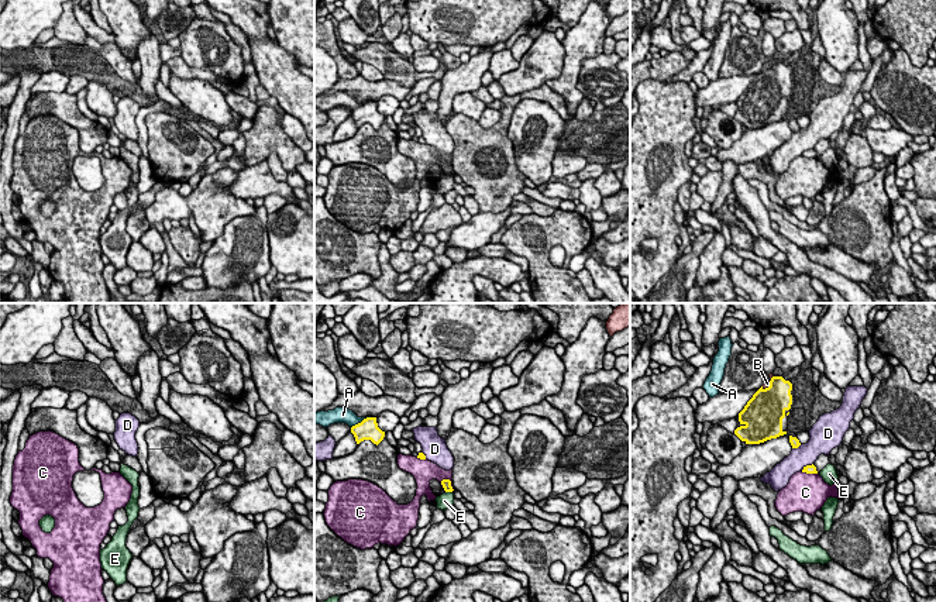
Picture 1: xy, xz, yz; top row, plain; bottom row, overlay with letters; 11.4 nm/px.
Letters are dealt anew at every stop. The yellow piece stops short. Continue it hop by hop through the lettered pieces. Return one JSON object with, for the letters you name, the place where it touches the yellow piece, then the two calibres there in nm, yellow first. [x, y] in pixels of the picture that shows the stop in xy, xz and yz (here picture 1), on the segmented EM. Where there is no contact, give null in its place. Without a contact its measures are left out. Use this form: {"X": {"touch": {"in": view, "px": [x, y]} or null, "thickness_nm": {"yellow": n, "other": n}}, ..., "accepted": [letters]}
{"B": {"touch": {"in": "yz", "px": [770, 384]}, "thickness_nm": {"yellow": 400, "other": 60}}, "accepted": ["B"]}

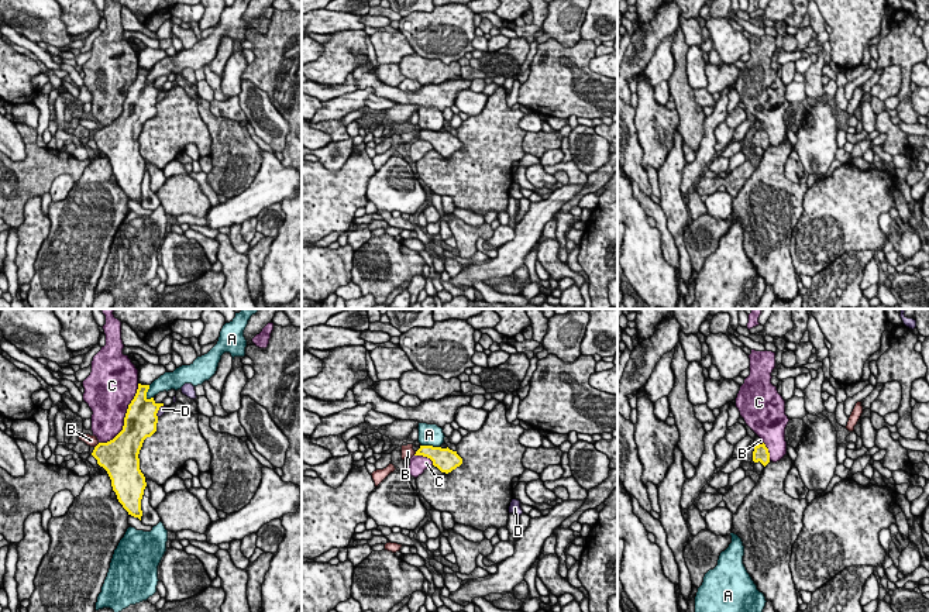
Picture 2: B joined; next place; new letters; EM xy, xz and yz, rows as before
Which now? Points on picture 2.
{"accepted": []}

